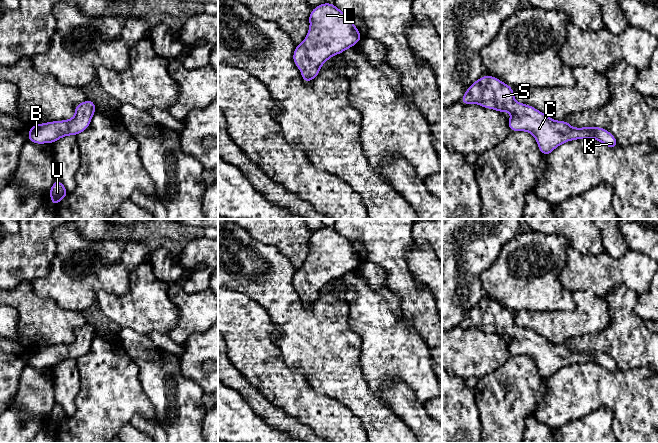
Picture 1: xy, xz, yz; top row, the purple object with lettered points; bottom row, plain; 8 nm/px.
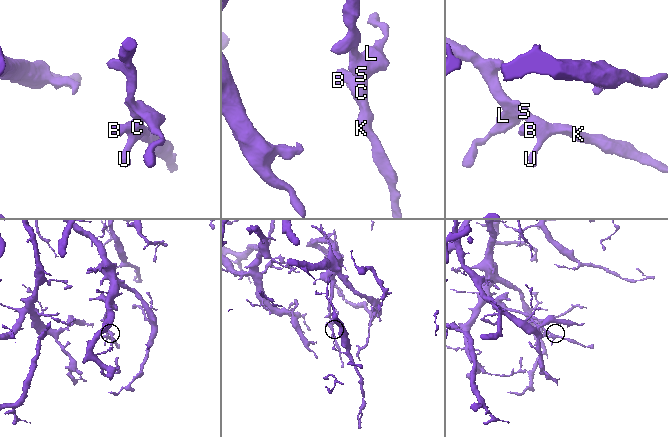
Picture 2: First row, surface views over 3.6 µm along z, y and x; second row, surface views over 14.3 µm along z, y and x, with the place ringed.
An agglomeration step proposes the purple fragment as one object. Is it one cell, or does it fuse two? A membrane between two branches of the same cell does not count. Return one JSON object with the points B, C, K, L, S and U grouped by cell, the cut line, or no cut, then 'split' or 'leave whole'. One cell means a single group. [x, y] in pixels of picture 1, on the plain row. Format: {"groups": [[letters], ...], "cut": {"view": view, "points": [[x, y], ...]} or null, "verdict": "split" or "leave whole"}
{"groups": [["B", "C", "K", "L", "S", "U"]], "cut": null, "verdict": "leave whole"}

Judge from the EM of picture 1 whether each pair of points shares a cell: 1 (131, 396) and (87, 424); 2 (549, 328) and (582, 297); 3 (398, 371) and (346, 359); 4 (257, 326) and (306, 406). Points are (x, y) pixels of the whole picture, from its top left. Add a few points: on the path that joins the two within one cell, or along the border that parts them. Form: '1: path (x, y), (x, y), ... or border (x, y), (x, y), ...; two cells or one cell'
1: path (120, 396), (116, 396), (98, 414); one cell
2: path (560, 326), (565, 325), (582, 308); one cell
3: border (361, 338), (361, 367), (367, 385); two cells
4: path (261, 346), (270, 370), (286, 386); one cell

